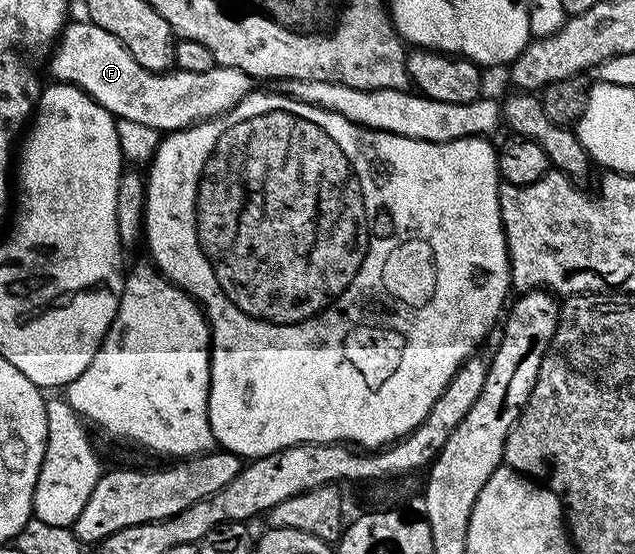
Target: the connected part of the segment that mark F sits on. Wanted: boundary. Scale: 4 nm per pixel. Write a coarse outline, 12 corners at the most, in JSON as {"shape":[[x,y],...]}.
{"shape":[[71,21],[51,79],[159,132],[226,114],[240,68],[140,68],[112,32]]}

